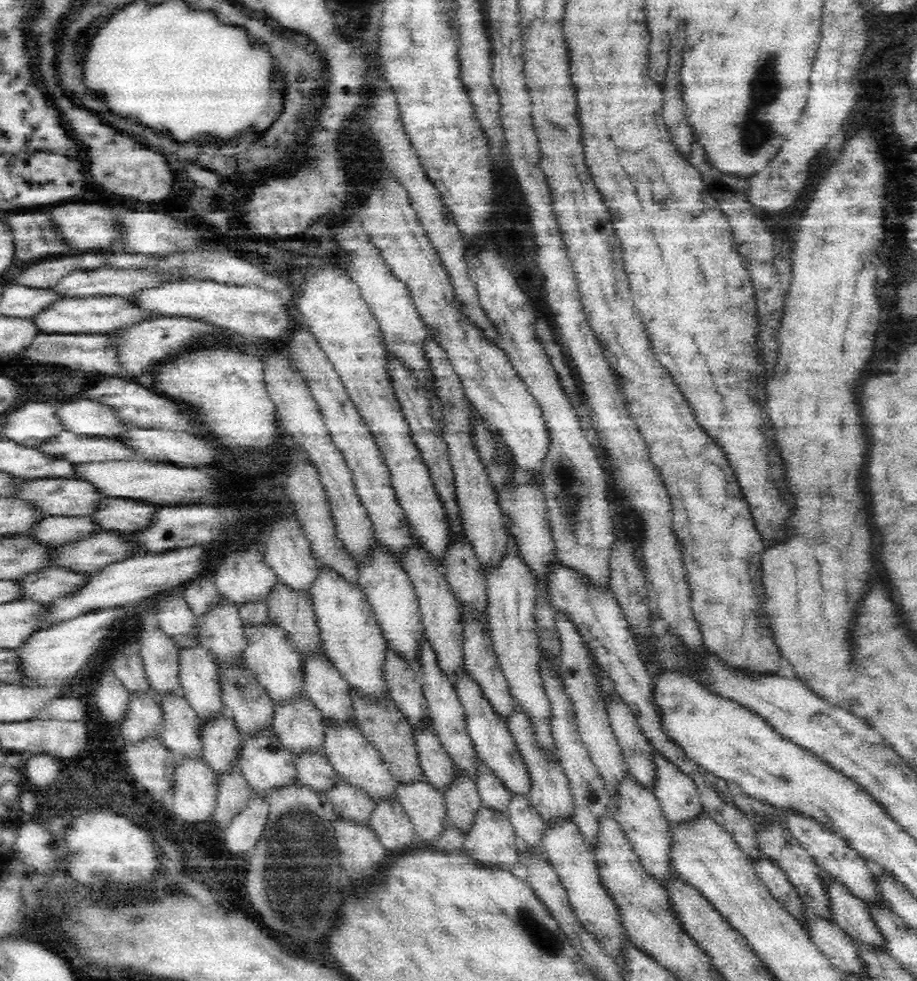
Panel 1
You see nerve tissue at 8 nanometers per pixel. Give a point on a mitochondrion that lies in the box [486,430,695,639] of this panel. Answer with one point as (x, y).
(568, 477)

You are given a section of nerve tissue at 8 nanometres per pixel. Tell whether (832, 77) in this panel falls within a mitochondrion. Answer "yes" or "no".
no

